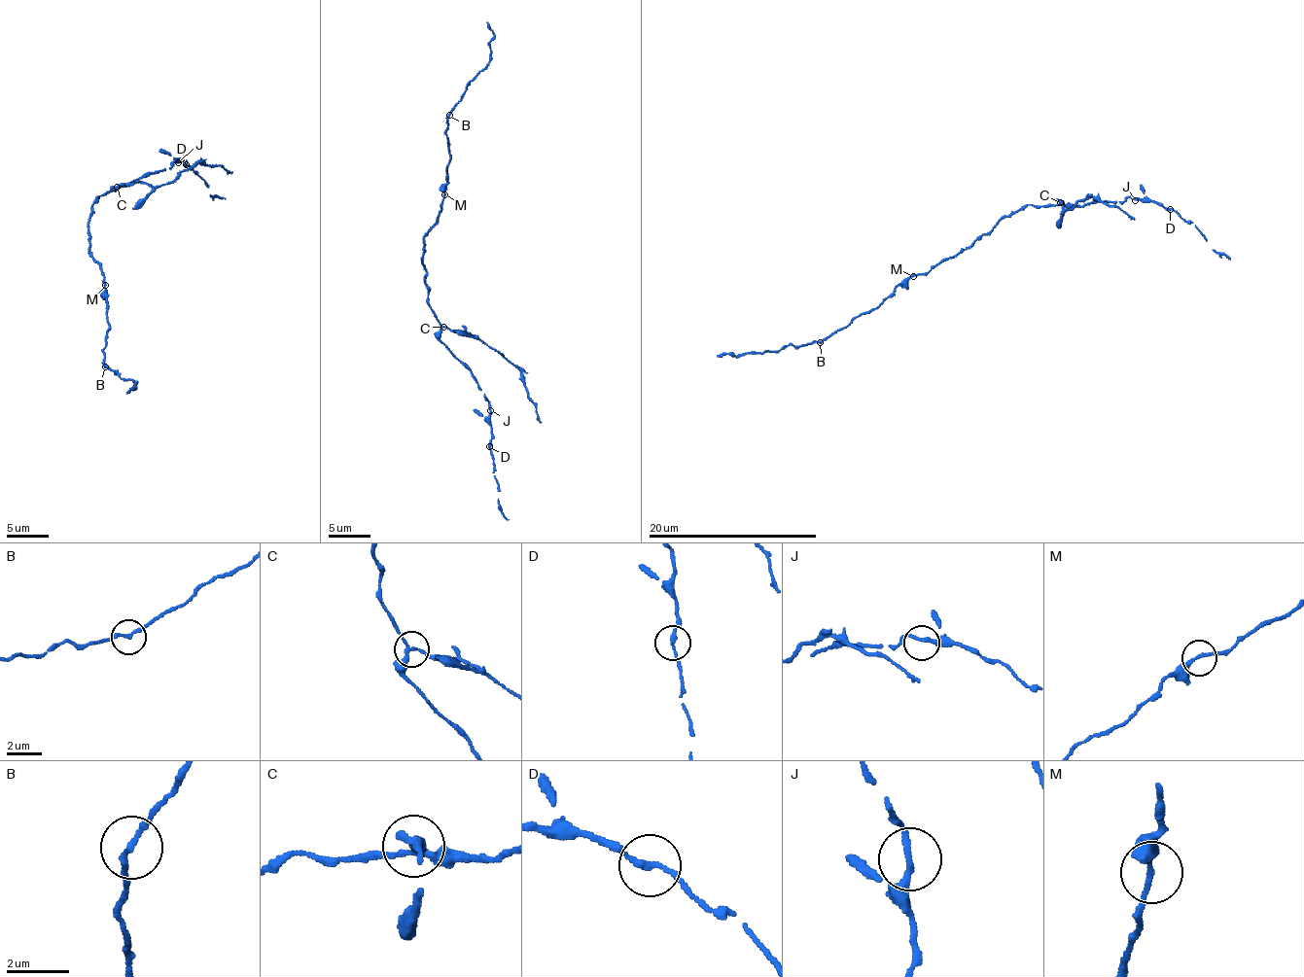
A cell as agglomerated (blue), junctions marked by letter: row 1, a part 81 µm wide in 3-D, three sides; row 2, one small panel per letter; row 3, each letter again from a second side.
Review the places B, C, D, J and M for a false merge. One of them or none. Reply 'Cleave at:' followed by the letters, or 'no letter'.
Cleave at: C

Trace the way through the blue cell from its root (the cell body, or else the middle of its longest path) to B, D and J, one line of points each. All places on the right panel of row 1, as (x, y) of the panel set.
B: (987, 234), (946, 261), (937, 262), (928, 272), (908, 276), (875, 308), (863, 312), (821, 342)
D: (987, 234), (1005, 216), (1022, 210), (1029, 204), (1082, 207), (1096, 201), (1136, 198), (1156, 201), (1170, 210)
J: (987, 234), (1005, 216), (1022, 210), (1029, 204), (1082, 207), (1096, 201), (1123, 201), (1127, 197), (1135, 200)

